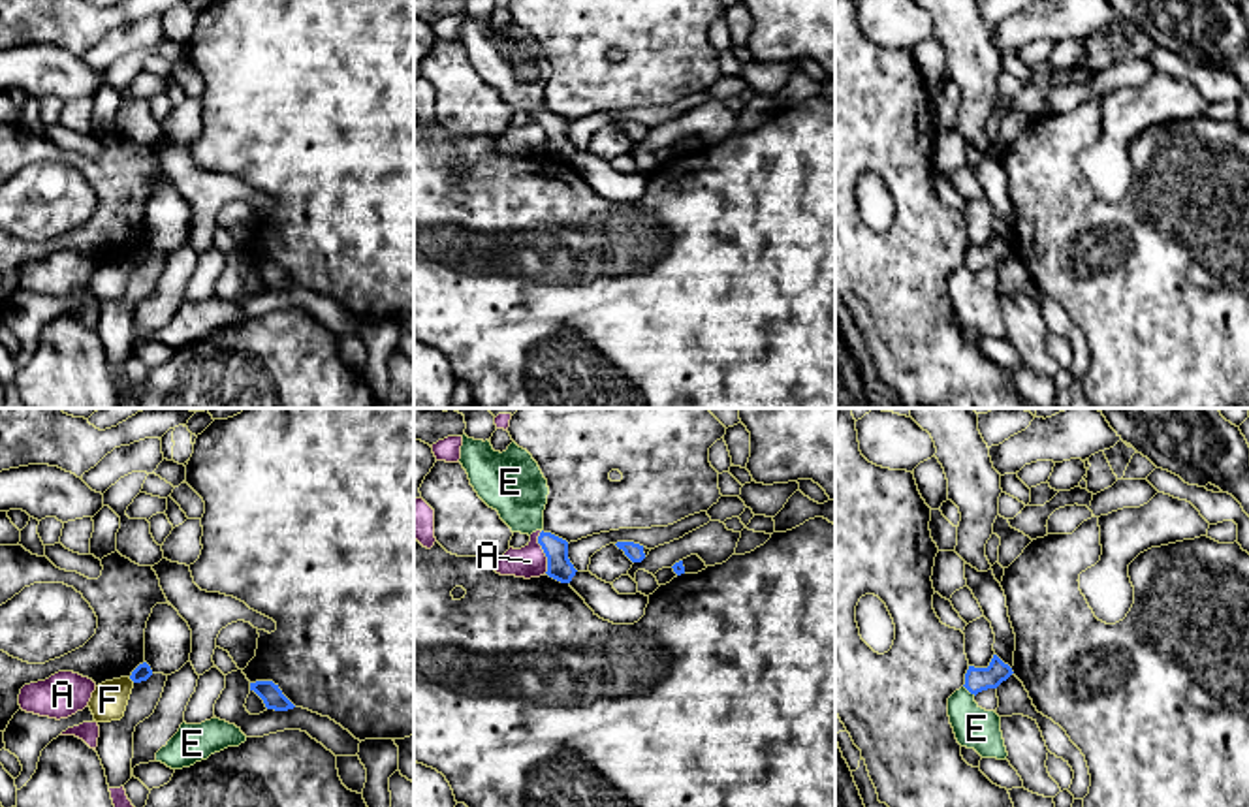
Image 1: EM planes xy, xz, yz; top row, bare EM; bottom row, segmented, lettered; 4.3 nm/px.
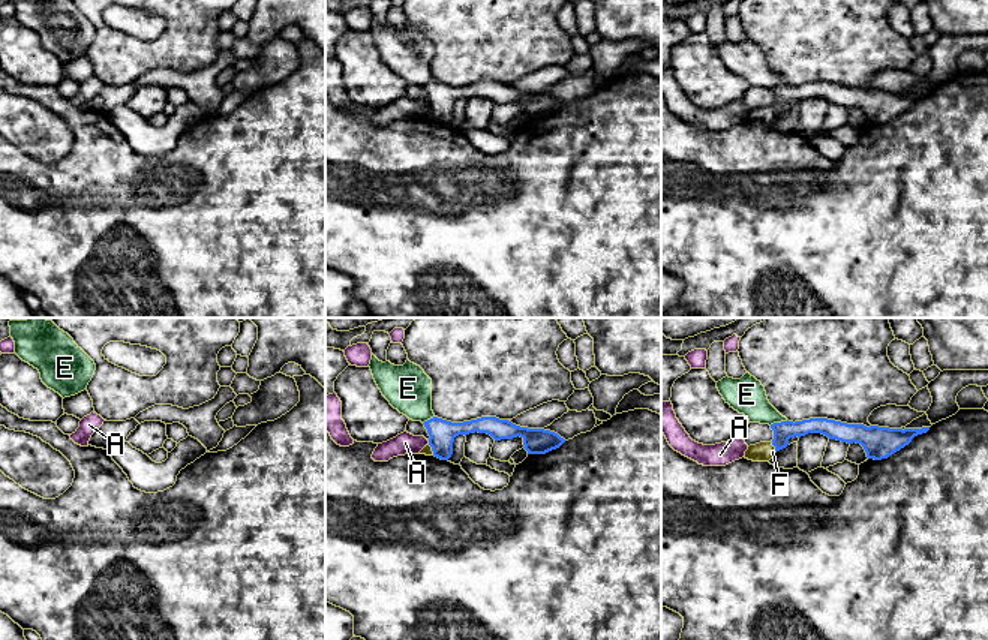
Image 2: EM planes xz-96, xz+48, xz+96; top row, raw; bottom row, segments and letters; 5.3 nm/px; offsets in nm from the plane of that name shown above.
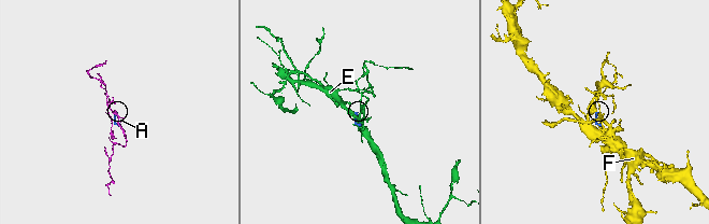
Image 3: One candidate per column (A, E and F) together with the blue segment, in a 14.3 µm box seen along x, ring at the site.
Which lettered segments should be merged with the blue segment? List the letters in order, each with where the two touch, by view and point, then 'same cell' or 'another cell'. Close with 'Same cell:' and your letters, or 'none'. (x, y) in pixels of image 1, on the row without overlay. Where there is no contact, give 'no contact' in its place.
A: xz (544, 130) | another cell
E: yz (969, 269) | another cell
F: xy (132, 258) | another cell
Same cell: none

